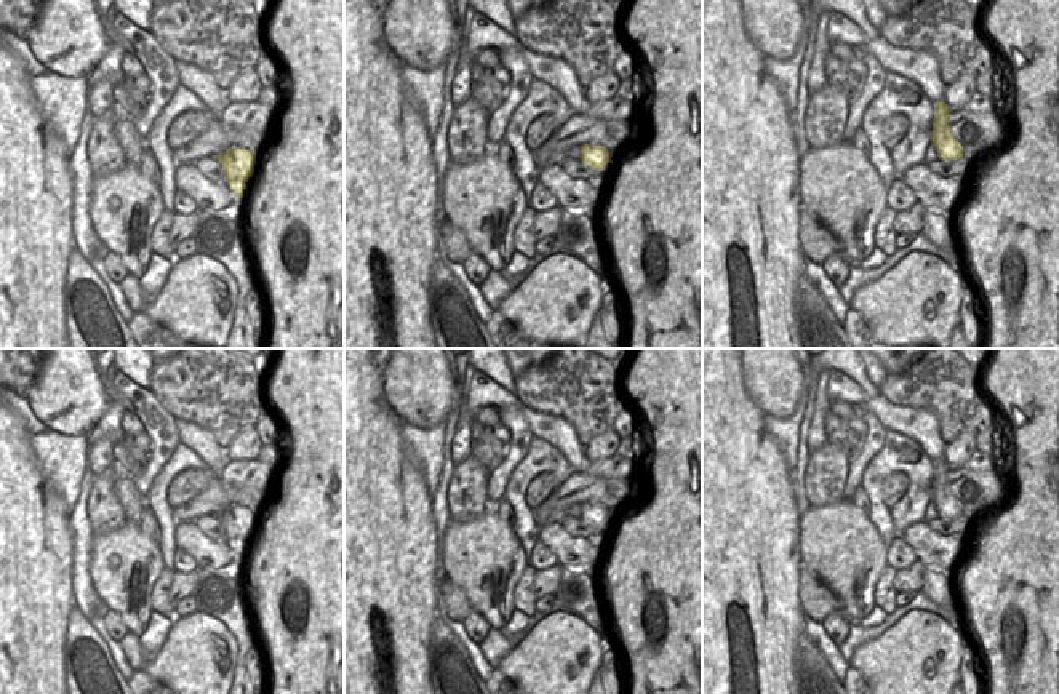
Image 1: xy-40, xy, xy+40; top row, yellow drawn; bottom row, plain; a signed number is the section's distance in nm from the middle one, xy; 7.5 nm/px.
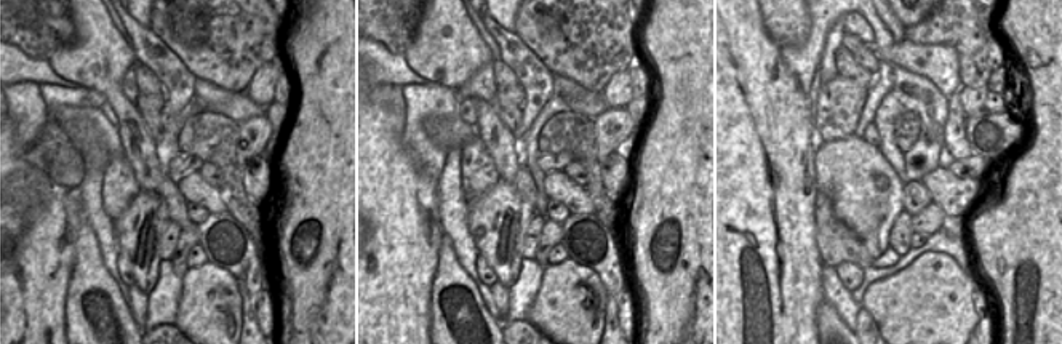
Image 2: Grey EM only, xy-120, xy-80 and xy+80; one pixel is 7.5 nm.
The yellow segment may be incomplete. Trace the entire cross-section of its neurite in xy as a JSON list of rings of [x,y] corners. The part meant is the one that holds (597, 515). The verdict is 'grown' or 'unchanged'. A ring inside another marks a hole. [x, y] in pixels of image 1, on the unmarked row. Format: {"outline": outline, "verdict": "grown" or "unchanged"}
{"outline": [[[590,502],[581,504],[581,520],[595,529],[603,529],[609,521],[613,521],[606,505]]], "verdict": "unchanged"}

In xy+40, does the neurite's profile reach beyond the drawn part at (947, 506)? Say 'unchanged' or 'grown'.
unchanged

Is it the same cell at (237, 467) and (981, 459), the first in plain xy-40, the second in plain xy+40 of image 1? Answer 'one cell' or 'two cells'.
one cell

